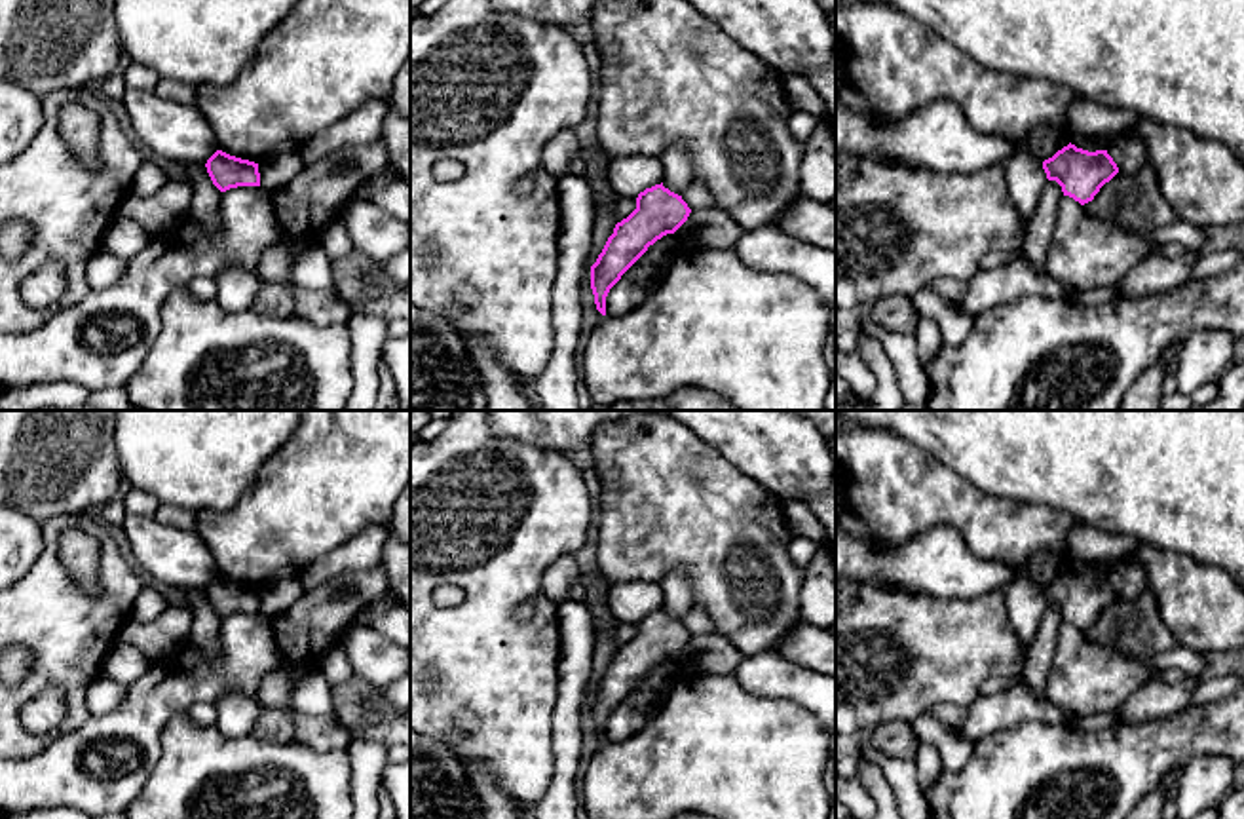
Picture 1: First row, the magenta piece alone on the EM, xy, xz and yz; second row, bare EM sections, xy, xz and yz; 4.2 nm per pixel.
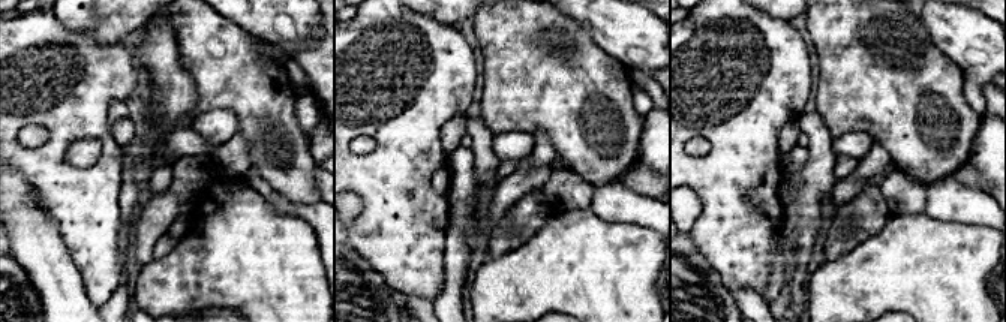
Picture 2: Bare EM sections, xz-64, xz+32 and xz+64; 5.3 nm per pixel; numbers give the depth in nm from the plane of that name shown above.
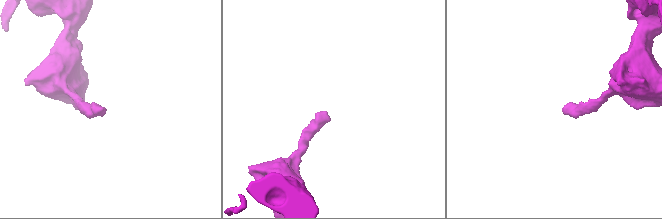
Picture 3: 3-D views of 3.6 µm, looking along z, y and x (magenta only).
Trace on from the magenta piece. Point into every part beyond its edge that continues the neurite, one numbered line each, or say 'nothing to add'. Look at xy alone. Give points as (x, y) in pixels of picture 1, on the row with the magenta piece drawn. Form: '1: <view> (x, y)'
nothing to add

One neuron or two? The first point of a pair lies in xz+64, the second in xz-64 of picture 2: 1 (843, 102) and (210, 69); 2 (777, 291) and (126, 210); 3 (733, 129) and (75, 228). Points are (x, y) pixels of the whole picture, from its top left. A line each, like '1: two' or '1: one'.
1: one
2: one
3: one

